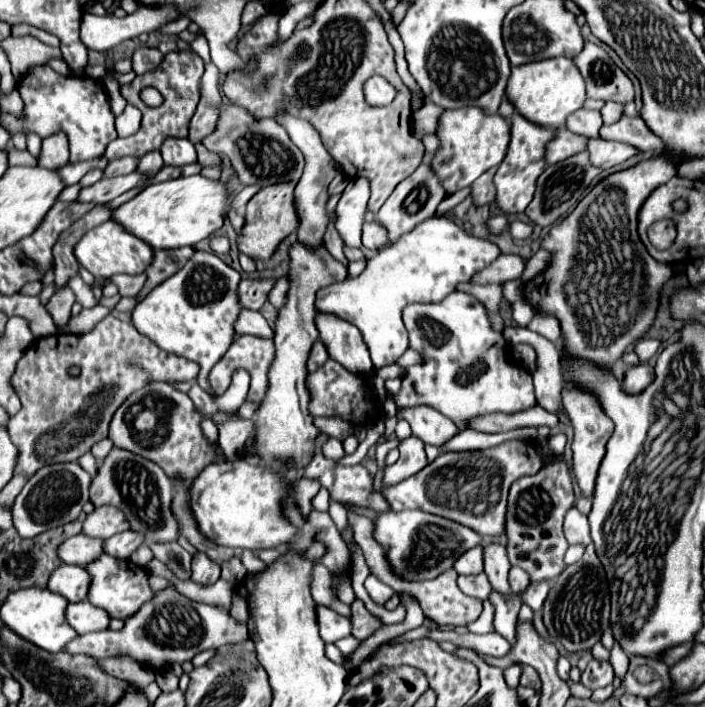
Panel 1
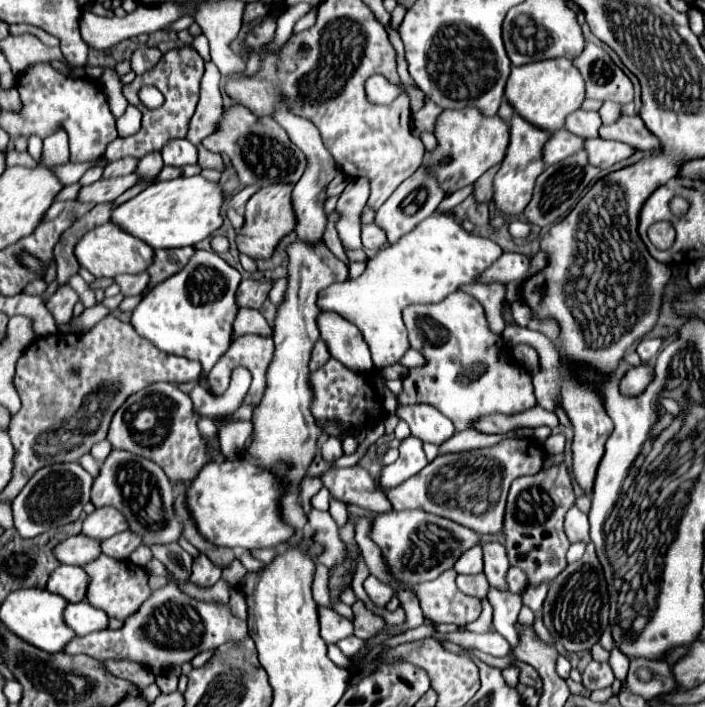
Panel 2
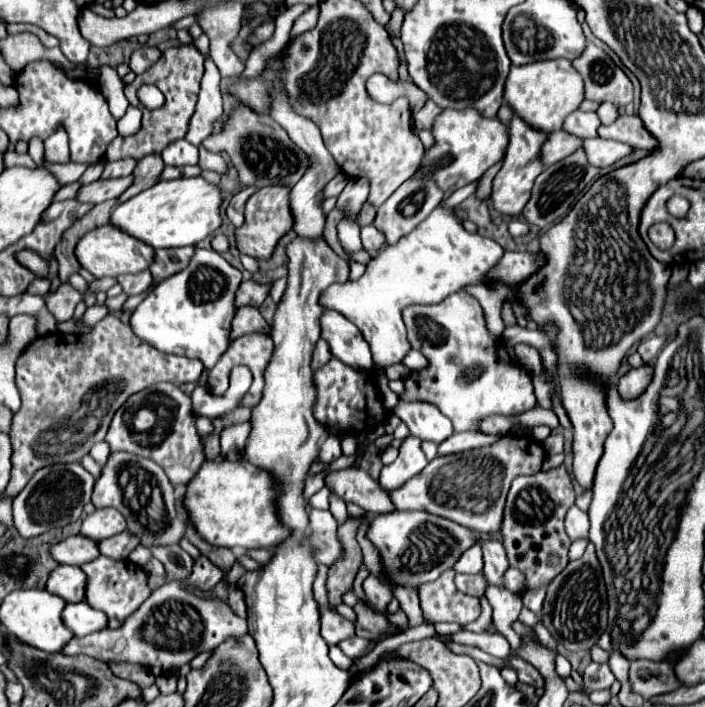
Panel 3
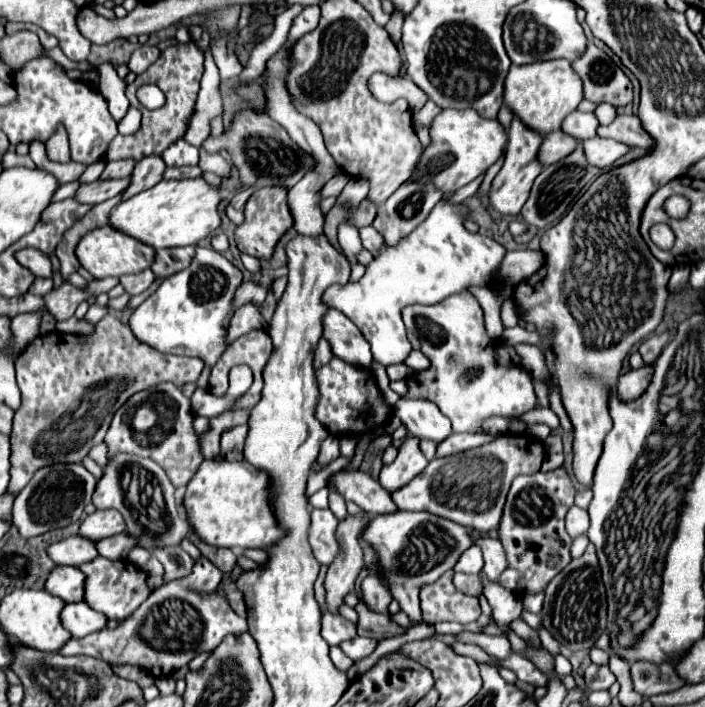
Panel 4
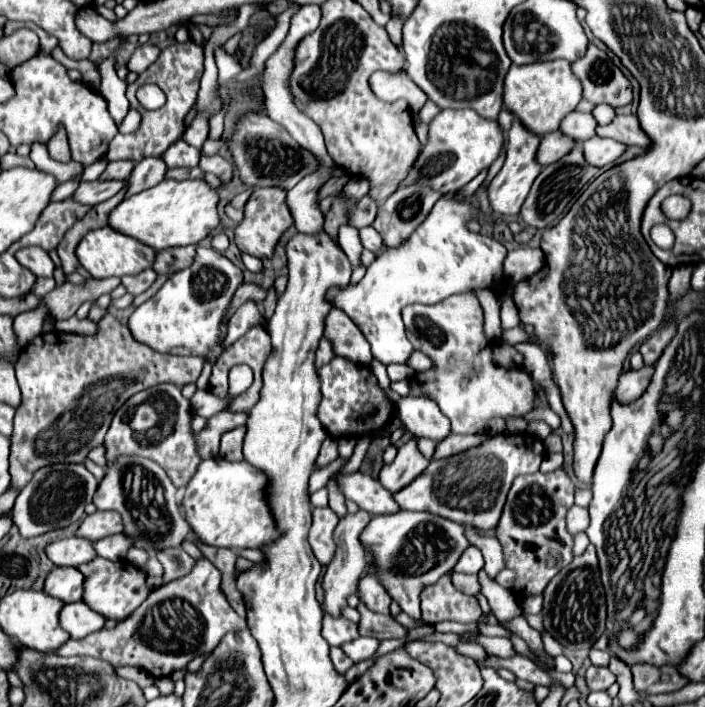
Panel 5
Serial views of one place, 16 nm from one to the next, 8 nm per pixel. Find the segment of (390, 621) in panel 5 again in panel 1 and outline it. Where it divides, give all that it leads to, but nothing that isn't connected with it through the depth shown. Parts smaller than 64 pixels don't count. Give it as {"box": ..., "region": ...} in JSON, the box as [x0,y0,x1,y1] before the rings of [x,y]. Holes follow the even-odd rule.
{"box":[350,600,382,640],"region":[[[354,600],[350,604],[350,610],[352,610],[352,616],[350,616],[350,624],[352,624],[352,636],[356,636],[358,640],[370,636],[374,630],[378,630],[382,624],[364,608],[364,602],[362,600]]]}

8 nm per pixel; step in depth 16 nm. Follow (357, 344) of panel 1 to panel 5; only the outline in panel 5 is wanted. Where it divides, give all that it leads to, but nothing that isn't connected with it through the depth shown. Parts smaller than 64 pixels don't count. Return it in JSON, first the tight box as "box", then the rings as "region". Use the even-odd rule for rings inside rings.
{"box":[324,308,370,366],"region":[[[334,308],[332,312],[328,312],[324,322],[324,336],[334,344],[336,356],[358,366],[370,366],[370,344],[364,340],[360,328],[356,328],[356,324],[342,310]]]}

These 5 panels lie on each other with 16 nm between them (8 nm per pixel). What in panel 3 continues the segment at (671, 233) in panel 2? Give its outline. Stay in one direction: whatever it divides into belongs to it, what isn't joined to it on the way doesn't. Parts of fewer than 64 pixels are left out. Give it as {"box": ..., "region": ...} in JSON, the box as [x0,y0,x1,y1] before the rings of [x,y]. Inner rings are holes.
{"box":[648,222,674,250],"region":[[[658,222],[648,230],[648,236],[652,240],[654,246],[658,246],[660,250],[668,250],[674,242],[674,230],[668,222]]]}

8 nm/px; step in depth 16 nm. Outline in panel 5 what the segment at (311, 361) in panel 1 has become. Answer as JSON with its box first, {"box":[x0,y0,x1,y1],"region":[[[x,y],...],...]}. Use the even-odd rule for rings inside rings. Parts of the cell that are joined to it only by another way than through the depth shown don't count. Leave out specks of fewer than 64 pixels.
{"box":[316,338,334,368],"region":[[[322,338],[322,340],[320,340],[320,344],[318,344],[318,350],[316,350],[316,368],[320,368],[320,366],[328,364],[332,358],[334,358],[332,344],[330,344],[326,338]]]}

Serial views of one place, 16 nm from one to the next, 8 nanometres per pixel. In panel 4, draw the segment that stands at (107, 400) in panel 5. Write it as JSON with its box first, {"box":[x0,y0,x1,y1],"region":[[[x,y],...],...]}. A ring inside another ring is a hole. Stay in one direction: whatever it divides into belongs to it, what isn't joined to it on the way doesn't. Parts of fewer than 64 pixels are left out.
{"box":[8,314,204,494],"region":[[[106,314],[92,334],[64,334],[50,332],[38,336],[16,360],[16,382],[20,386],[21,406],[12,422],[12,480],[8,484],[10,494],[18,494],[38,468],[56,462],[82,462],[90,448],[104,440],[114,412],[136,392],[150,388],[152,384],[172,382],[176,386],[196,382],[204,364],[200,360],[182,358],[174,354],[160,354],[152,346],[140,342],[128,324],[122,324],[112,314]]]}

